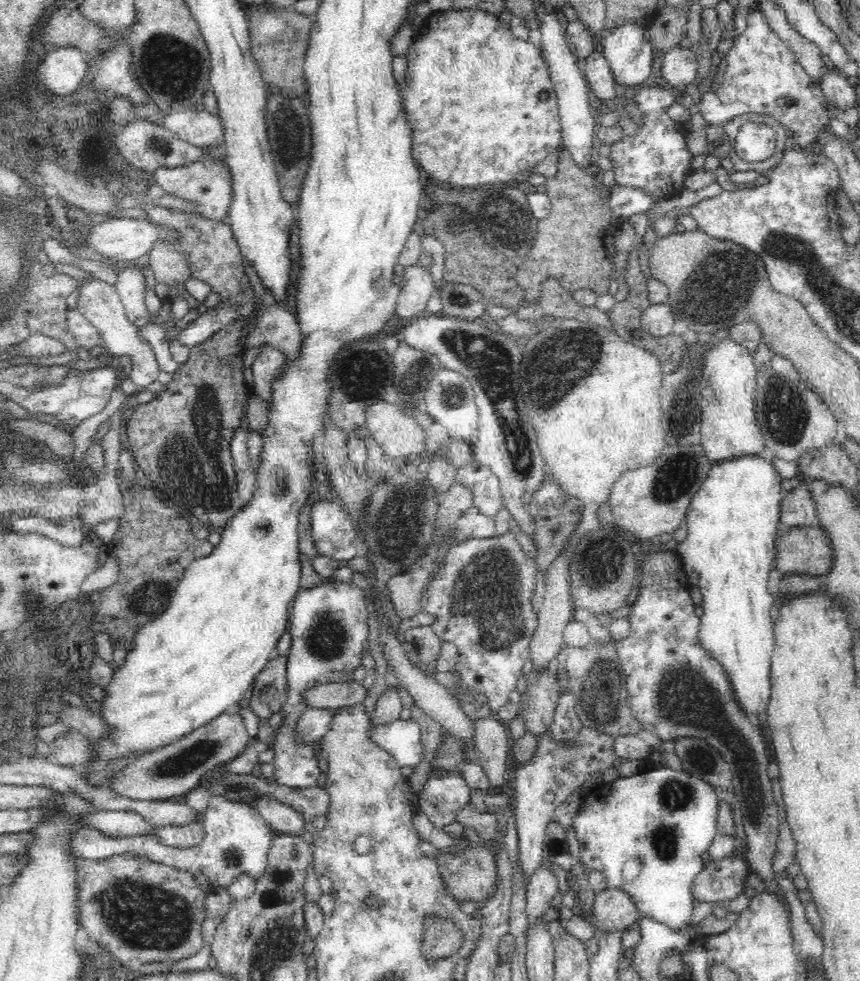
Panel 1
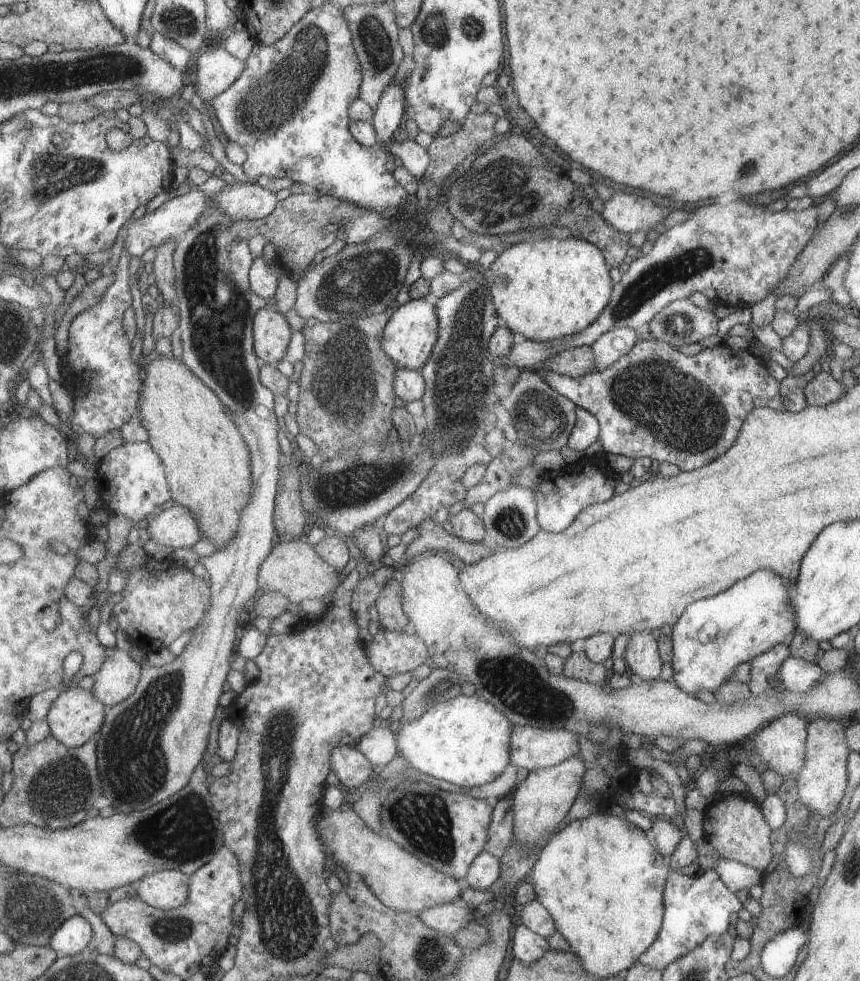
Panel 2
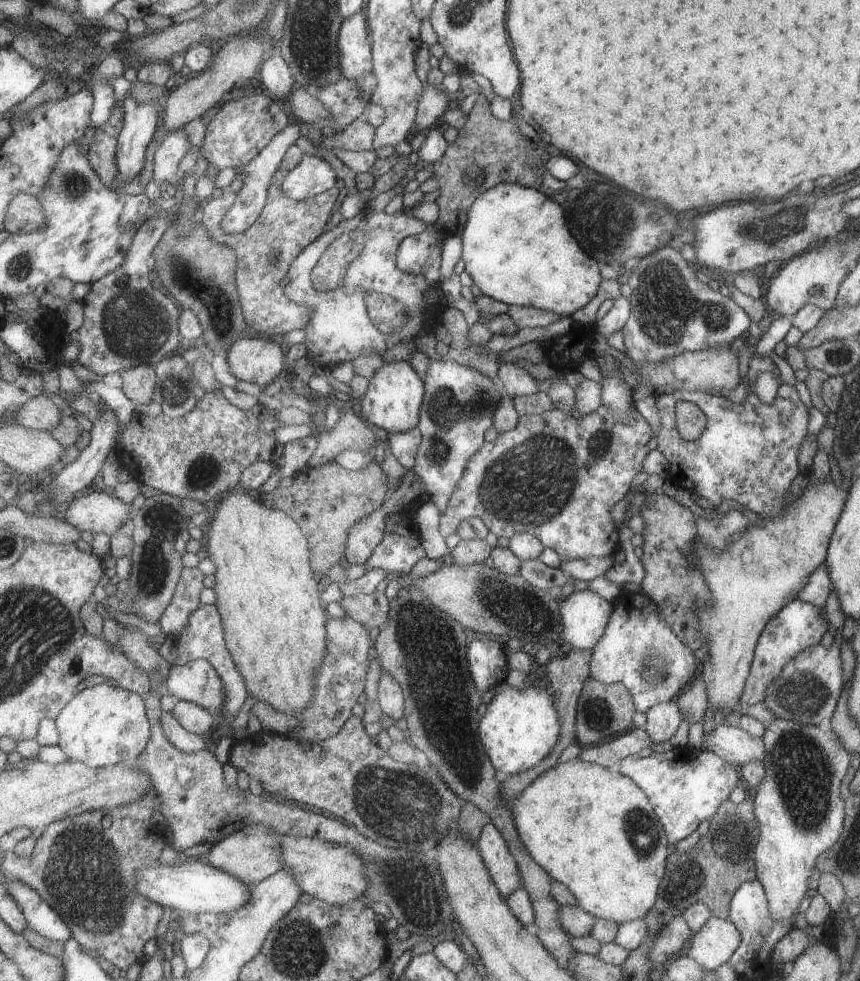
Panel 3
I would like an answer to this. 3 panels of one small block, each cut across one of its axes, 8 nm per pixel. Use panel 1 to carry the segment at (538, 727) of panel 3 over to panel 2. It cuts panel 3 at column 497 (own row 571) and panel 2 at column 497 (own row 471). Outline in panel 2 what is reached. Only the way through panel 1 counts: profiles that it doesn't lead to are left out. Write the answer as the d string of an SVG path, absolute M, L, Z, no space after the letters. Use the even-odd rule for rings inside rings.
M459 696L427 710L419 720L399 722L395 728L399 756L421 774L461 788L479 788L495 782L511 766L513 722L491 702L477 696Z

